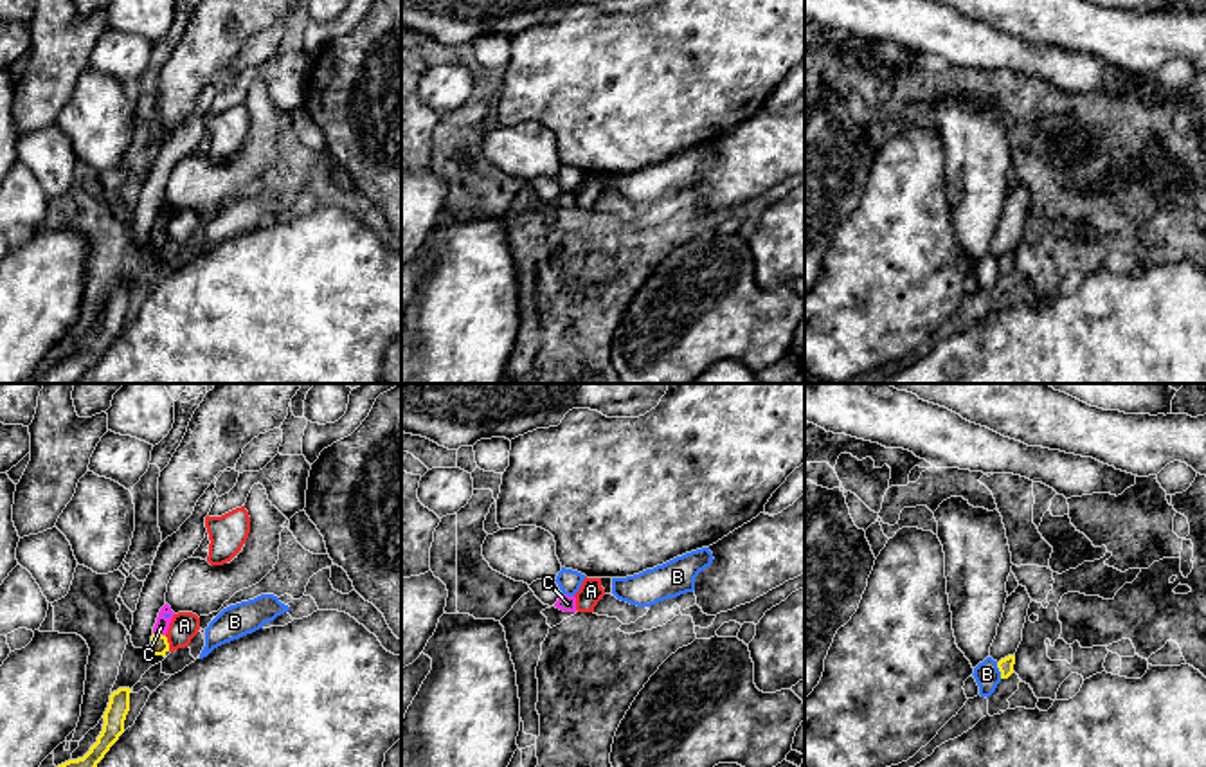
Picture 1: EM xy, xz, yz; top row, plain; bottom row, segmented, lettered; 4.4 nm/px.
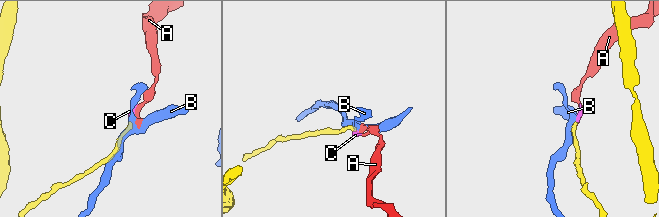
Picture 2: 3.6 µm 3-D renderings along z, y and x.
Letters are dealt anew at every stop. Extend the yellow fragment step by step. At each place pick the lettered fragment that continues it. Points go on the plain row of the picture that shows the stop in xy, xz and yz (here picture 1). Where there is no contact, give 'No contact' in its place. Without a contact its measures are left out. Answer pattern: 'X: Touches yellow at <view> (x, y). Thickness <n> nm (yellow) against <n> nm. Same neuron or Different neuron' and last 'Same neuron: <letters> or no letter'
A: Touches yellow at xy (168, 240). Thickness 80 nm (yellow) against 130 nm. Different neuron
B: Touches yellow at yz (999, 267). Thickness 70 nm (yellow) against 120 nm. Different neuron
C: Touches yellow at xy (159, 231). Thickness 80 nm (yellow) against 60 nm. Same neuron
Same neuron: C

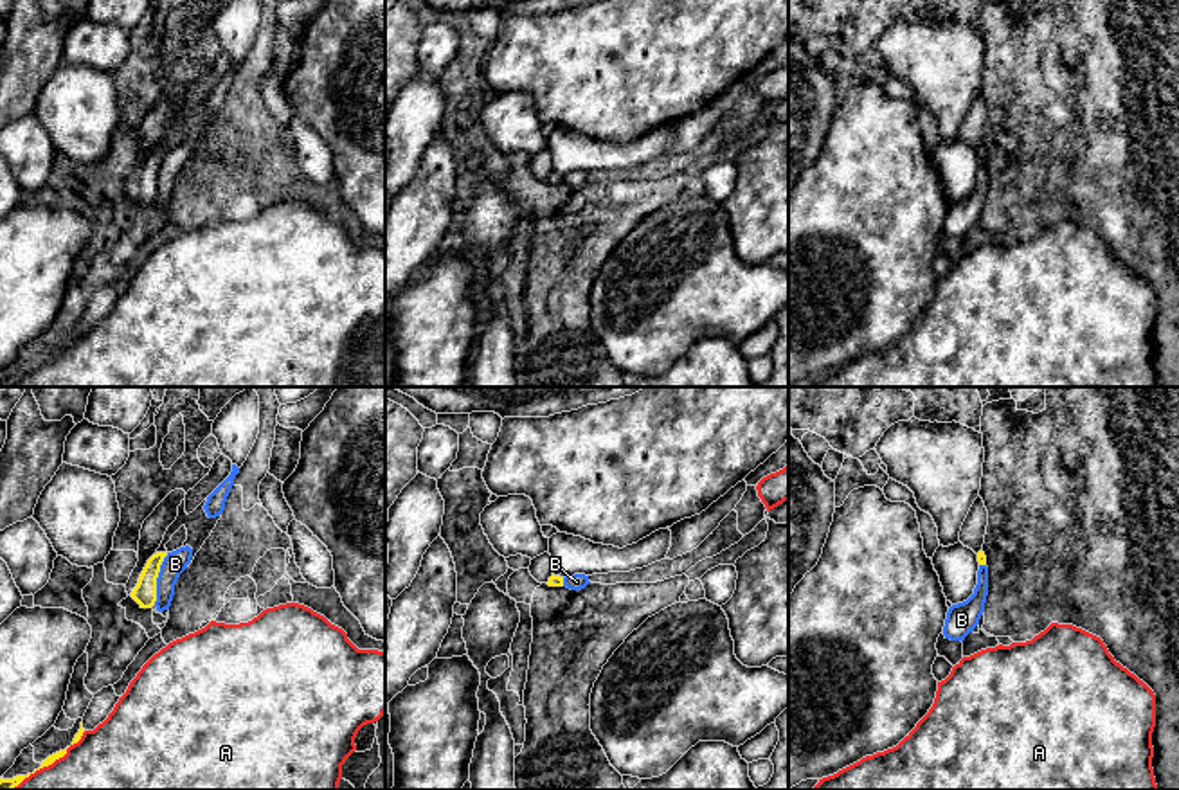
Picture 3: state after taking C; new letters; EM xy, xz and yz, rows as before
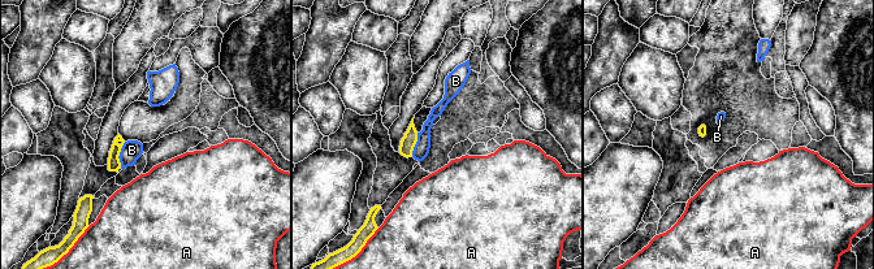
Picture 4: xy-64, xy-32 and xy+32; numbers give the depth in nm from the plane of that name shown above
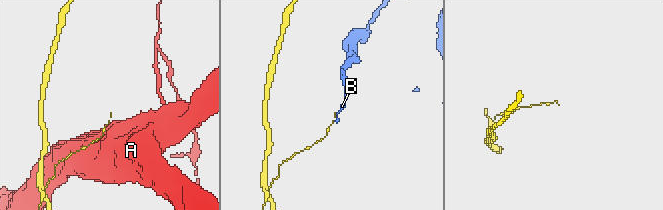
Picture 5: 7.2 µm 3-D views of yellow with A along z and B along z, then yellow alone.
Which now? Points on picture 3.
A: Touches yellow at xy (40, 364). Thickness 40 nm (yellow) against 380 nm. Different neuron
B: Touches yellow at xy (157, 173). Thickness 100 nm (yellow) against 100 nm. Different neuron
Same neuron: no letter

